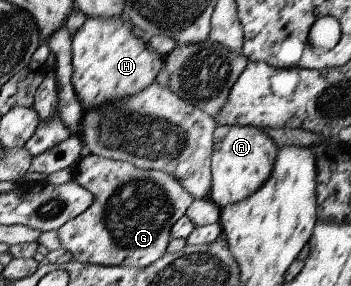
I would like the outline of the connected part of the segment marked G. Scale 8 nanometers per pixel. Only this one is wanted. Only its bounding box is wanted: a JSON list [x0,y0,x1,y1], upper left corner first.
[58,155,195,267]

